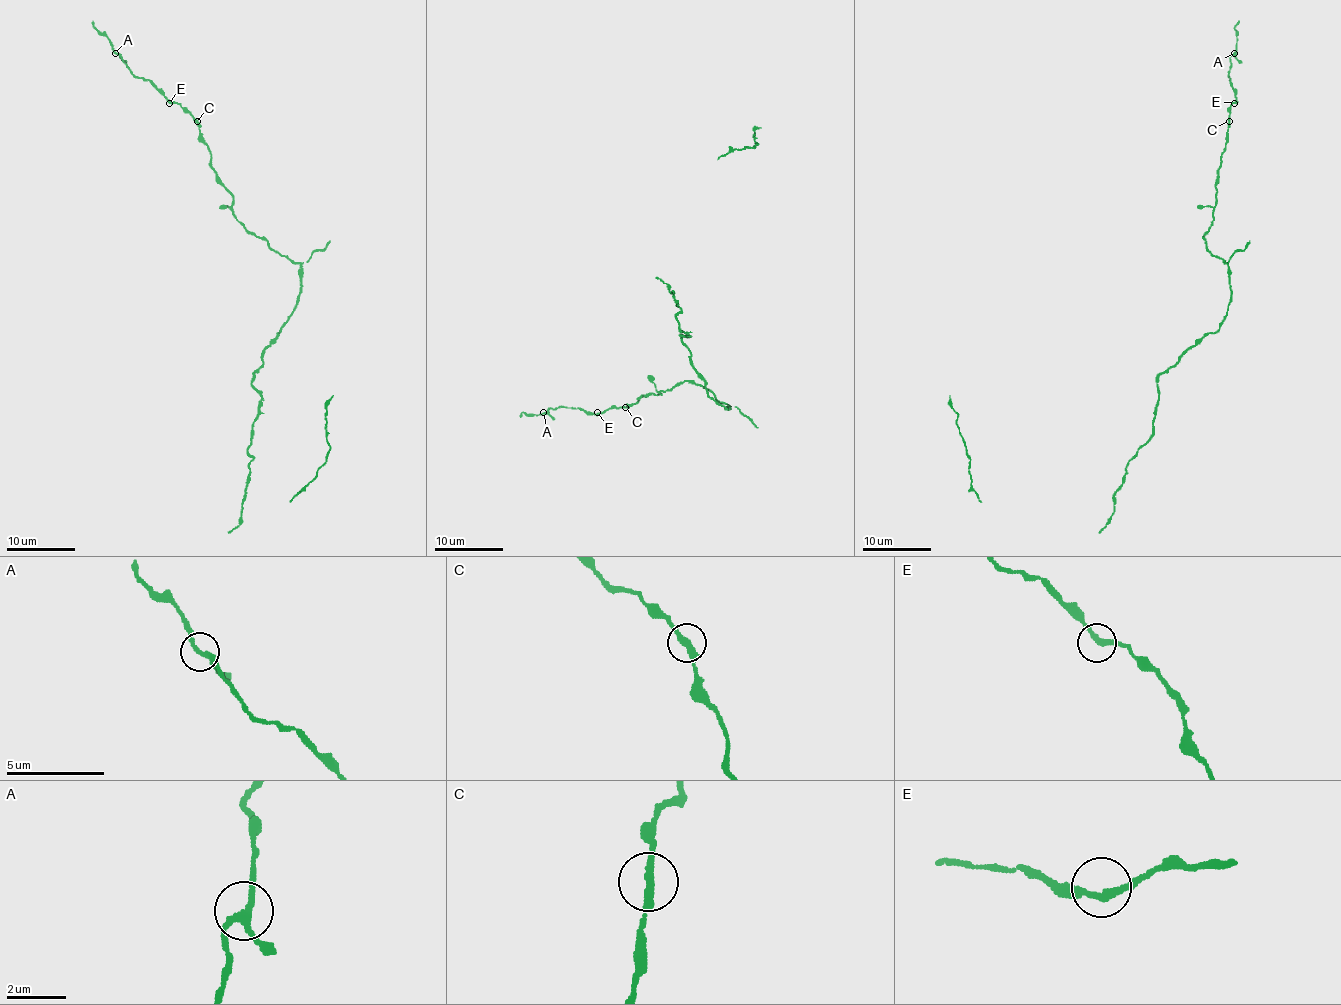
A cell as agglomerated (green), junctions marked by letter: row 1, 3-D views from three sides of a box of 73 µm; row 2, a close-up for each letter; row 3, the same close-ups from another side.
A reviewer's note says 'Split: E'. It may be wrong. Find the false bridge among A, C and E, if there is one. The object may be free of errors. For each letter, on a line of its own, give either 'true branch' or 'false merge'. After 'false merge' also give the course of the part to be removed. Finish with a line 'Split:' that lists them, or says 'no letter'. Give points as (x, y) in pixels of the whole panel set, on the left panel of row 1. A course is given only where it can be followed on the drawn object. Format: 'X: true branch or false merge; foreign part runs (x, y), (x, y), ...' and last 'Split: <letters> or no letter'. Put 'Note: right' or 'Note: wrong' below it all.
A: true branch
C: true branch
E: true branch
Split: no letter
Note: wrong

